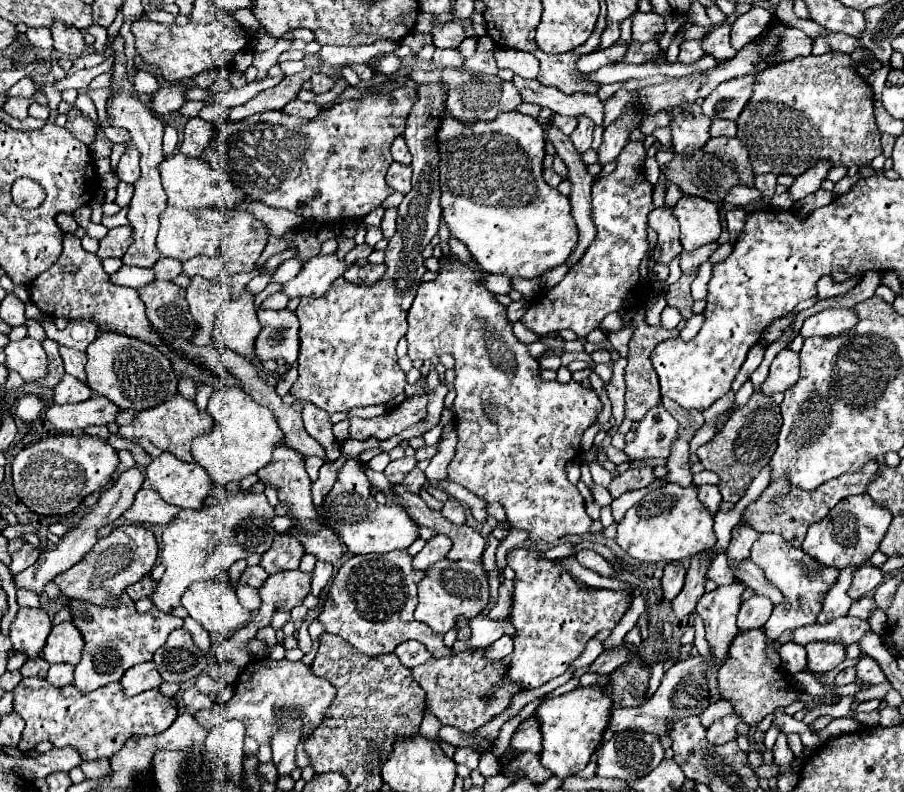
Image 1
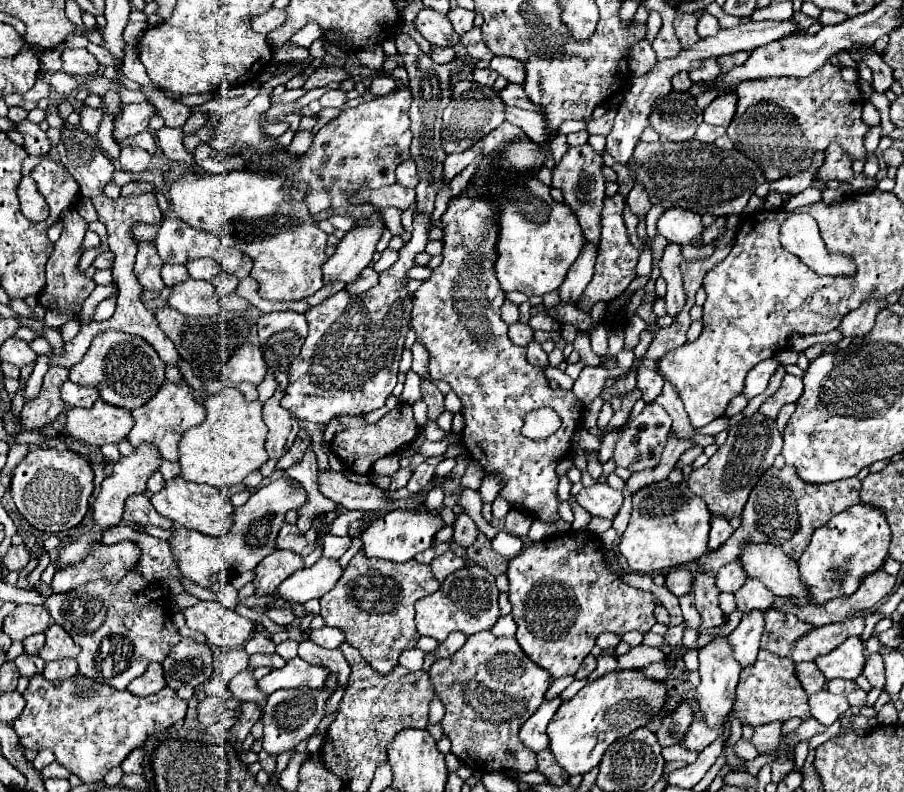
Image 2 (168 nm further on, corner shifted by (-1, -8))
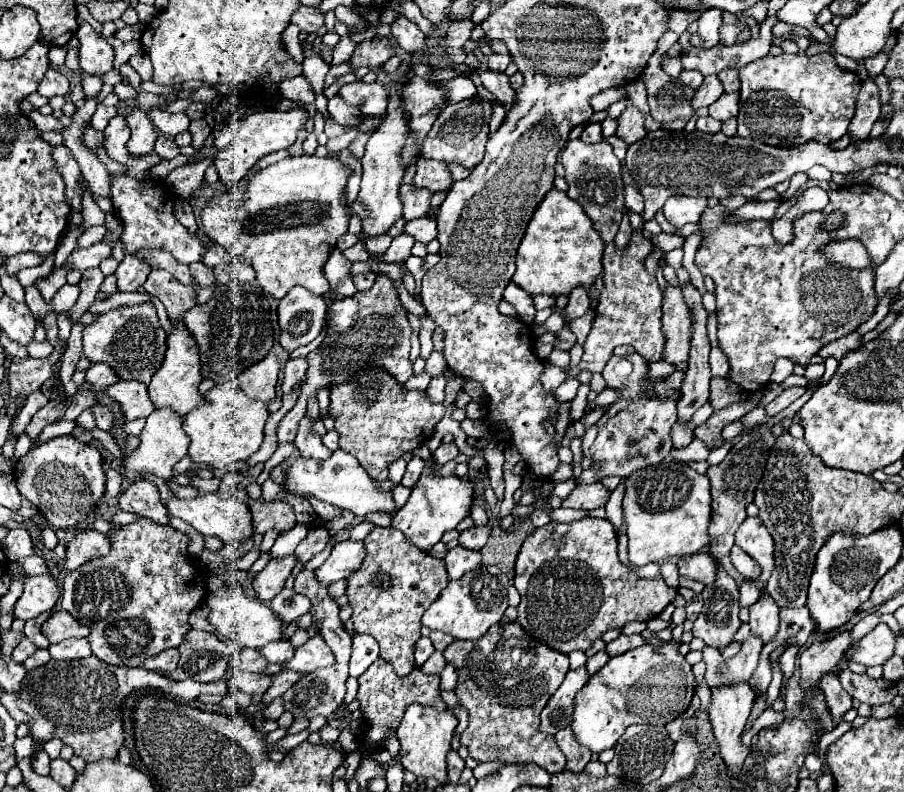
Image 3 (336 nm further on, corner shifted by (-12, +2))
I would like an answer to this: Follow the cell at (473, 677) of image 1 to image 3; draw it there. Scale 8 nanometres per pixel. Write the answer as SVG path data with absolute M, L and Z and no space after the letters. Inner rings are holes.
M496 623L484 637L480 637L480 641L454 641L446 647L444 657L458 669L456 697L470 713L470 723L466 731L462 731L460 743L468 747L472 759L478 763L536 763L548 773L564 771L566 757L556 745L554 735L540 731L540 711L564 681L568 671L568 655L528 637L518 623Z

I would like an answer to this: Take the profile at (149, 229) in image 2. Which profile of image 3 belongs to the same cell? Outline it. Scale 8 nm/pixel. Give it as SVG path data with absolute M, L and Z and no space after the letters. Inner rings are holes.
M116 115L114 119L110 119L110 123L104 131L104 149L106 149L106 155L110 159L114 159L126 167L126 175L112 175L110 173L110 183L112 183L110 201L114 205L116 215L122 221L124 231L122 231L120 239L126 247L126 257L116 269L120 291L136 291L146 281L146 277L150 273L148 265L132 255L138 249L166 249L176 257L176 261L180 261L184 265L190 265L194 261L202 261L202 257L206 253L206 247L202 245L200 237L196 239L194 235L190 235L186 231L186 227L174 217L176 195L166 187L162 189L150 177L150 169L160 163L160 157L154 151L145 156L128 153L128 149L126 149L128 139L130 139L130 129L126 127L124 117Z

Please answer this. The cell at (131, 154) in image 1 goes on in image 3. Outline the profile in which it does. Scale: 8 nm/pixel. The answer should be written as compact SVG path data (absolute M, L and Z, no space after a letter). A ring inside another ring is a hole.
M132 109L124 115L124 119L132 131L132 137L128 141L128 151L134 155L146 155L154 151L158 133L154 131L154 123L146 117L146 113L142 109Z

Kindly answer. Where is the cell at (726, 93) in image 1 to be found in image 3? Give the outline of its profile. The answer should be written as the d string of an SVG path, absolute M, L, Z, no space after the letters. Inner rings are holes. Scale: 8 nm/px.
M724 93L720 95L710 107L708 107L708 113L712 119L718 119L718 121L726 121L730 117L736 117L738 115L738 93Z

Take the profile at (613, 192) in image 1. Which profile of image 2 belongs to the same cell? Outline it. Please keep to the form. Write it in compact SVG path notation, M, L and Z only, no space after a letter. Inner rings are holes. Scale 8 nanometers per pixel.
M615 193L613 197L605 197L605 207L601 213L601 241L599 241L599 257L595 265L595 275L591 283L585 287L581 299L577 299L577 309L591 313L591 307L597 301L609 303L611 299L619 297L629 283L635 279L635 265L639 261L639 249L633 247L629 235L627 235L627 225L623 221L623 209L625 209L625 197L621 193Z

